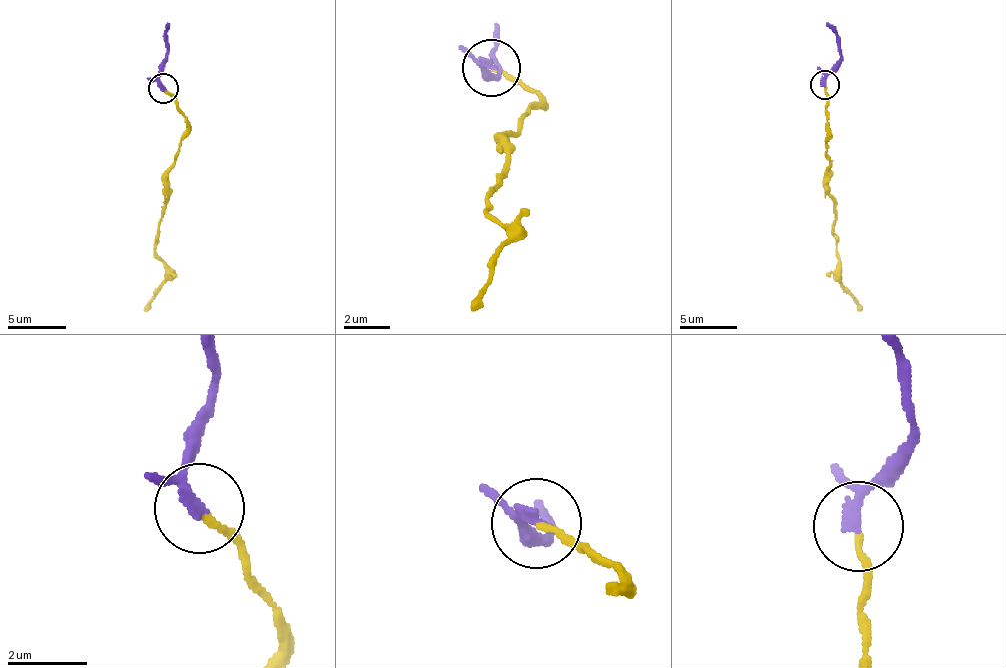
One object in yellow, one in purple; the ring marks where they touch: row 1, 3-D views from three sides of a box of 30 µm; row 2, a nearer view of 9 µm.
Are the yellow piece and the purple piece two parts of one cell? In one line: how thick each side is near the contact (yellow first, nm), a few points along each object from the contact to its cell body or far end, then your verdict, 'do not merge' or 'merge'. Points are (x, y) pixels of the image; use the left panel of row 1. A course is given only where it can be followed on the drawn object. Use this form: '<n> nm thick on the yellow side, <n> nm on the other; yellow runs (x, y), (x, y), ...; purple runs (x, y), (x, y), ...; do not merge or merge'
150 nm thick on the yellow side, 190 nm on the other; yellow runs (162, 88), (186, 118), (186, 137), (168, 172), (168, 200), (156, 238), (165, 283), (144, 308); purple runs (162, 88), (159, 74), (168, 56), (168, 23); merge

